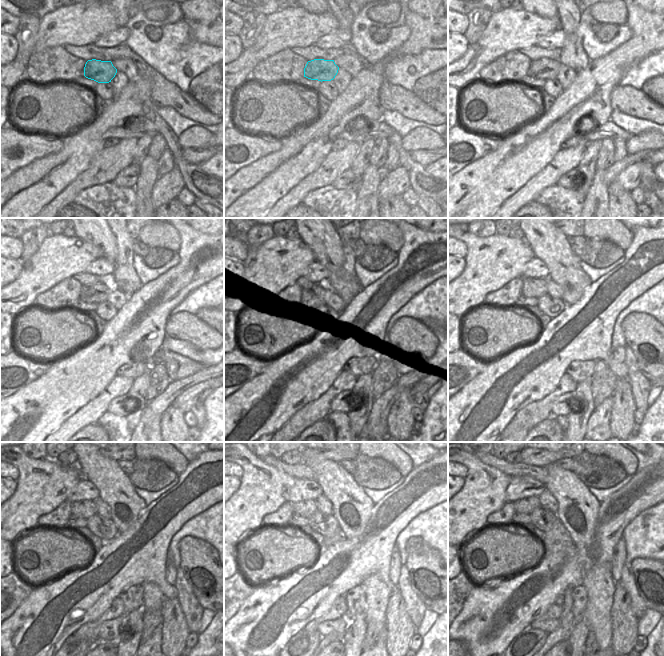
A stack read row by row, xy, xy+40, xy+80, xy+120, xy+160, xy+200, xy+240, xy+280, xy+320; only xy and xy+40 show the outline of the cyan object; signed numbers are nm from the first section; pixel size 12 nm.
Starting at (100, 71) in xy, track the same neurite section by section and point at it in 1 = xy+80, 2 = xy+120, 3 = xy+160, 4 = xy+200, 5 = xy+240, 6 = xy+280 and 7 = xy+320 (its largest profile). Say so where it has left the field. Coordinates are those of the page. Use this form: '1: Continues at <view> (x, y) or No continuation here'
1: Continues at xy+80 (543, 69)
2: Continues at xy+120 (96, 293)
3: Continues at xy+160 (316, 292)
4: Continues at xy+200 (532, 287)
5: Continues at xy+240 (84, 509)
6: Continues at xy+280 (306, 508)
7: Continues at xy+320 (527, 505)

